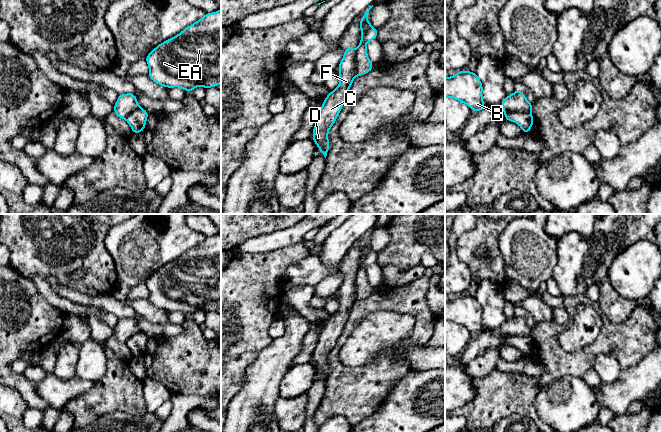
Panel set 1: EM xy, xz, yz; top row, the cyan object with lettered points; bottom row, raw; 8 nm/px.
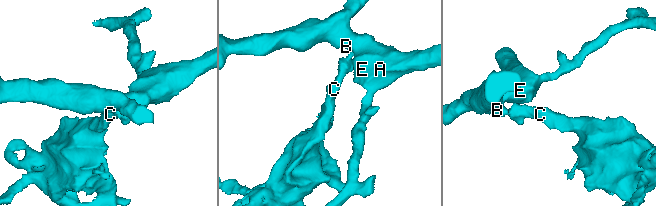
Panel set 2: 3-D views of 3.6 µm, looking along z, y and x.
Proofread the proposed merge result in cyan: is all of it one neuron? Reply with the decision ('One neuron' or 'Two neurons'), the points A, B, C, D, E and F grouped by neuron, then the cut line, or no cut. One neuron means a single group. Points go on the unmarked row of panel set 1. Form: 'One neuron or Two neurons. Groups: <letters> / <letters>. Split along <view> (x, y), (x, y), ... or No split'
Two neurons. Groups: A B E / C D F. Split along xz (357, 273), (355, 299)

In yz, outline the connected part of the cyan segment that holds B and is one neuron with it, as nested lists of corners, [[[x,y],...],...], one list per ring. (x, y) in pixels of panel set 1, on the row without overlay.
[[[462,294],[452,301],[445,301],[445,321],[465,327],[474,336],[485,332],[482,315],[482,306],[475,296]]]

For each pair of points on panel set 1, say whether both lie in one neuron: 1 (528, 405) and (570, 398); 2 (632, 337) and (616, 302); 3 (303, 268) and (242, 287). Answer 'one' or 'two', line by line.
1: two
2: two
3: two

